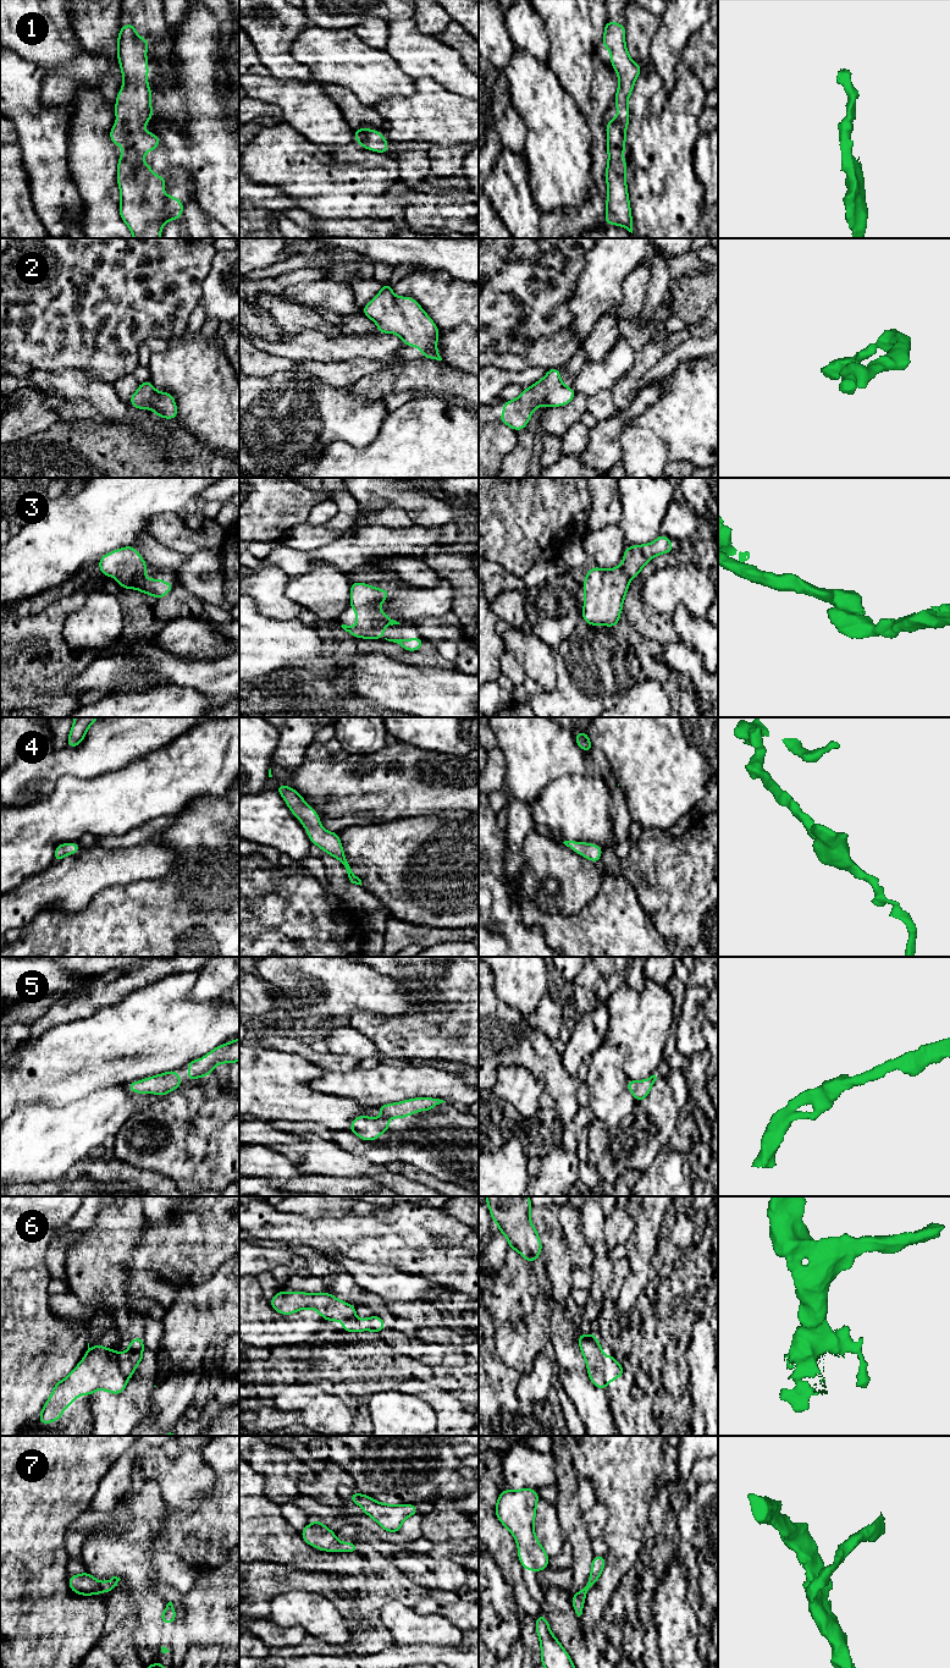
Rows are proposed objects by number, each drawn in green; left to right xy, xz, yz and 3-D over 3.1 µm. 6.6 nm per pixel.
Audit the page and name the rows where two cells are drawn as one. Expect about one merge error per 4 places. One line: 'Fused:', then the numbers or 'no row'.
Fused: no row

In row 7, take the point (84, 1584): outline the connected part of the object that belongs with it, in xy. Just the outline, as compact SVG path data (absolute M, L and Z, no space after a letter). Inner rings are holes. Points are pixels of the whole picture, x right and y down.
M88 1571L78 1575L72 1575L68 1578L70 1589L83 1596L98 1595L103 1592L111 1592L121 1579L112 1576L110 1581L98 1581Z

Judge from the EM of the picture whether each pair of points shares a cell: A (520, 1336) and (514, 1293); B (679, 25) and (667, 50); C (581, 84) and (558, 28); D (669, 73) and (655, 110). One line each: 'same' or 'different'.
A: same
B: same
C: same
D: different

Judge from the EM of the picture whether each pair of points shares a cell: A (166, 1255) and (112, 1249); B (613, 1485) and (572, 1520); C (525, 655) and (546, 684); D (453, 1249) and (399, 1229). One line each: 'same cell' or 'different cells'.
A: different cells
B: different cells
C: same cell
D: same cell

